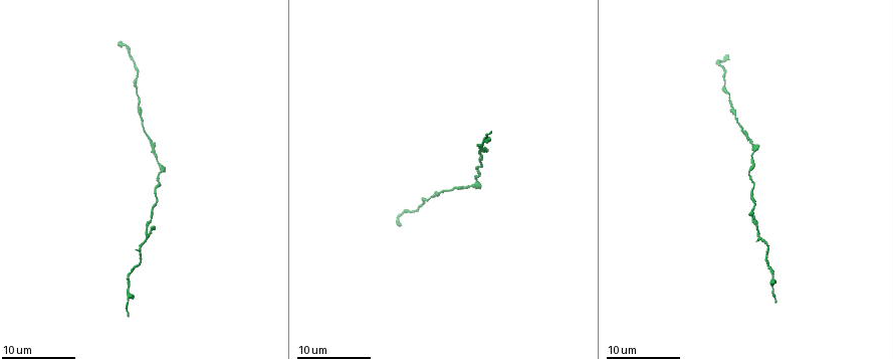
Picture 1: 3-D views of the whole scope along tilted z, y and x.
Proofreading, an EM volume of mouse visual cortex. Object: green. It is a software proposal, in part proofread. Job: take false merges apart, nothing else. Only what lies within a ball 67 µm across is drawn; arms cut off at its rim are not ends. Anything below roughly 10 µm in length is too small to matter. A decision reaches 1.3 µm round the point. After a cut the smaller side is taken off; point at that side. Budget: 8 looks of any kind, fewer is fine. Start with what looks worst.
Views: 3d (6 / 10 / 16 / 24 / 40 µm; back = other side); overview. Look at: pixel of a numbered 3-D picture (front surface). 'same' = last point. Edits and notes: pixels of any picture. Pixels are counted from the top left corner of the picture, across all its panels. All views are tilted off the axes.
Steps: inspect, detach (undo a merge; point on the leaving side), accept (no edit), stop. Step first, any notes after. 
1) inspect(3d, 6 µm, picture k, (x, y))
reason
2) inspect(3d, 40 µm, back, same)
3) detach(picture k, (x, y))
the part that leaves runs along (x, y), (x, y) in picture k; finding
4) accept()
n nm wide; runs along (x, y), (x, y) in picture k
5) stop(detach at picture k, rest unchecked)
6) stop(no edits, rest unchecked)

inspect(3d, 10 µm, picture 1, (145, 227))
three-way junction

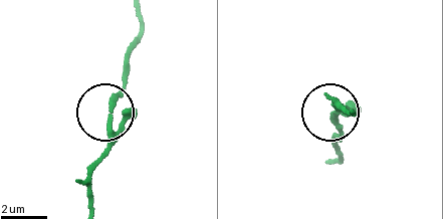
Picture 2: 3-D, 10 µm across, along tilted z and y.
inspect(3d, 10 µm, back, picture 2, (111, 108))

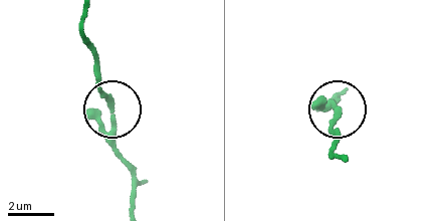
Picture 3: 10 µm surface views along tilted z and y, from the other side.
accept()
runs along (83, 14), (81, 39), (98, 67), (112, 139), (127, 169) in picture 3; all the same cell

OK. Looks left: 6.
inspect(3d, 10 µm, picture 1, (729, 102))
calibre changes

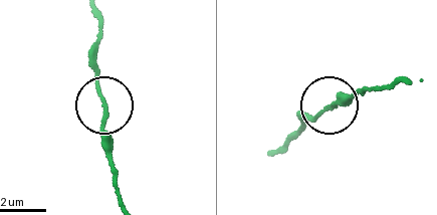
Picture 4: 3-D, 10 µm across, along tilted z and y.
inspect(3d, 6 µm, picture 4, (107, 114))

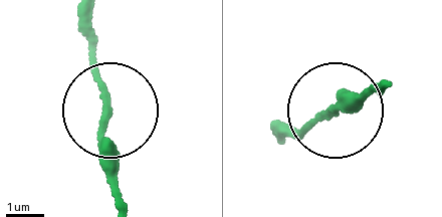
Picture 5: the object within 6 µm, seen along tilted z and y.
accept()
150 nm wide; runs along (117, 197), (111, 101), (84, 29) in picture 5; one cell here

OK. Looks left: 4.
inspect(3d, 16 µm, picture 1, (766, 243))
narrows sharply

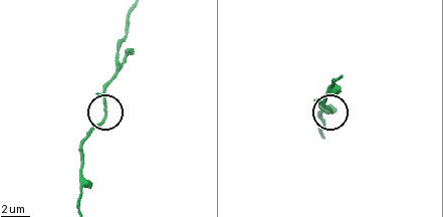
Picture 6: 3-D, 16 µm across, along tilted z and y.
accept()
runs along (128, 18), (119, 67), (103, 94), (104, 114), (83, 137) in picture 6; one cell here

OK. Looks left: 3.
inspect(3d, 16 µm, picture 1, (747, 174))
sudden change in width

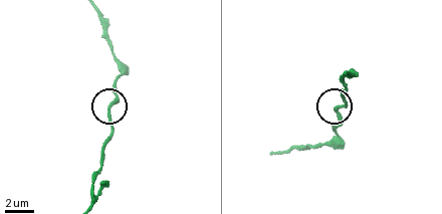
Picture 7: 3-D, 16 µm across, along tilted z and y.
accept()
190 nm wide; one cell here

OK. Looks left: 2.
stop(no edits, rest unchecked)

